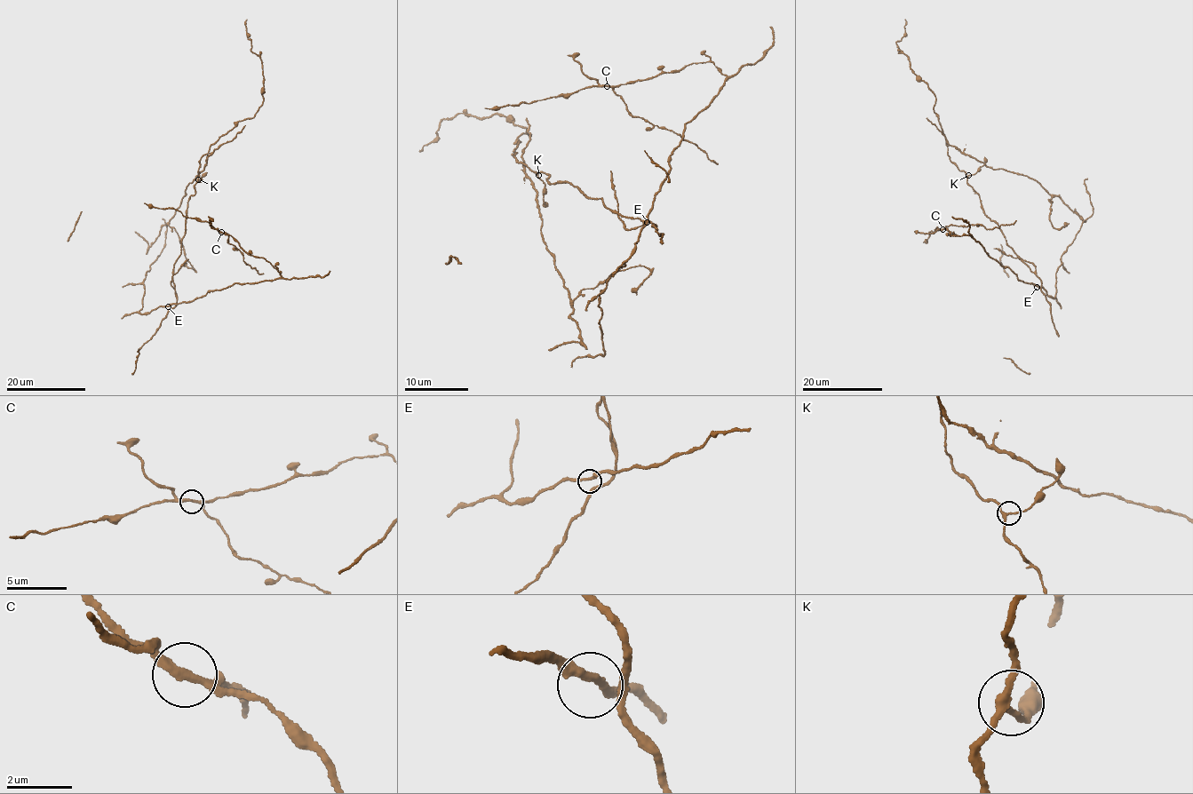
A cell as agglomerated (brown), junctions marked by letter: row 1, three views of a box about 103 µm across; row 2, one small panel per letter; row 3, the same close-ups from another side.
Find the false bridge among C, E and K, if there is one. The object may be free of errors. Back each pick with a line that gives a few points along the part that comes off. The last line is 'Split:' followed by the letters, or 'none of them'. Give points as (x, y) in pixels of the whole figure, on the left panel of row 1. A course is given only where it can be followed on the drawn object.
C: course (220, 232), (227, 234), (228, 242), (240, 250), (245, 263), (256, 268), (258, 273), (263, 273)
Split: C

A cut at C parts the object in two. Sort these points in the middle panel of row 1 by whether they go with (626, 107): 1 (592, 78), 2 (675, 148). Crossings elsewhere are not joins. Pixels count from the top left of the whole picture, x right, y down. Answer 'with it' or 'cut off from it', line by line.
1: with it
2: cut off from it

